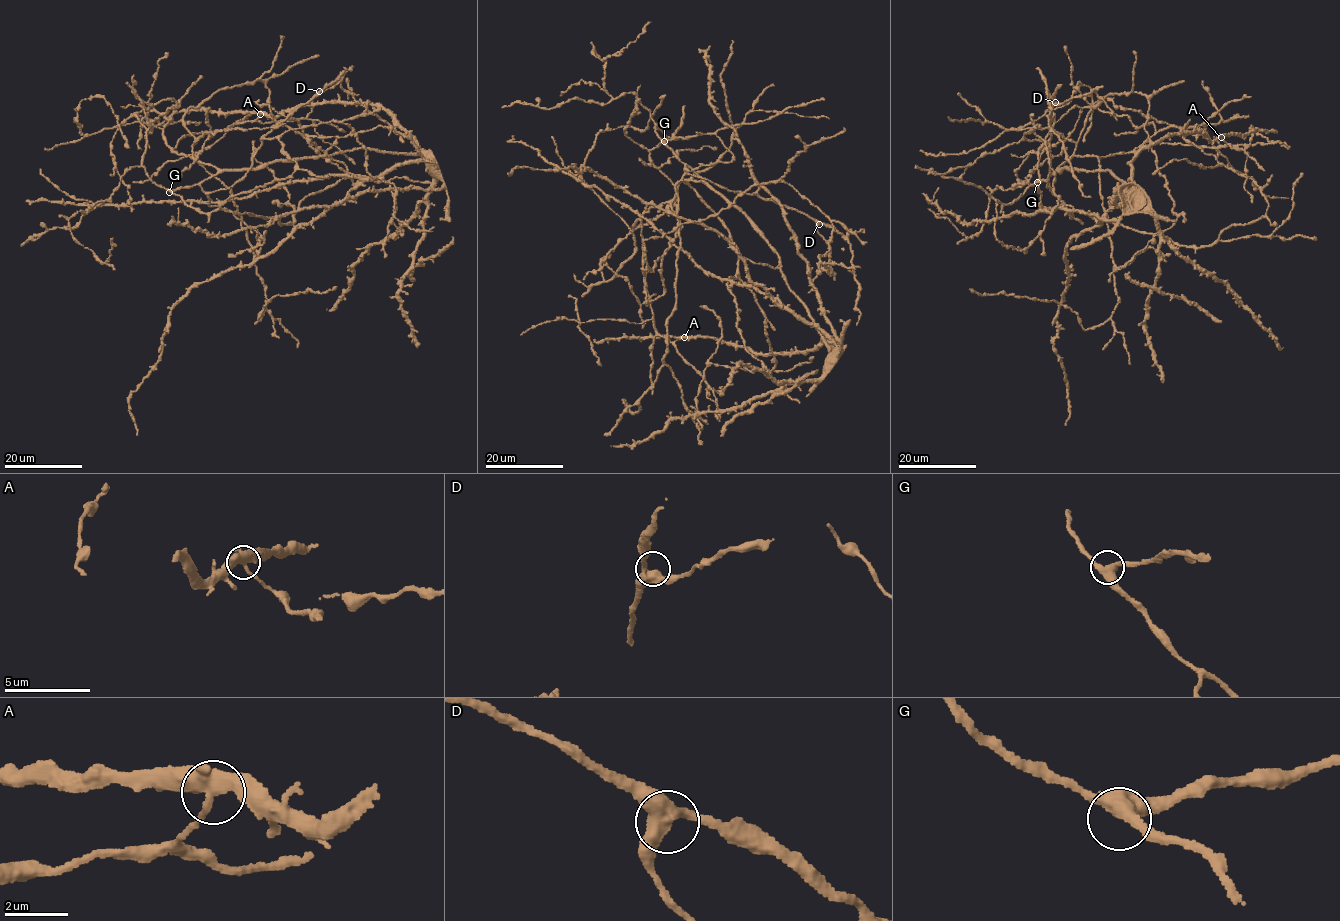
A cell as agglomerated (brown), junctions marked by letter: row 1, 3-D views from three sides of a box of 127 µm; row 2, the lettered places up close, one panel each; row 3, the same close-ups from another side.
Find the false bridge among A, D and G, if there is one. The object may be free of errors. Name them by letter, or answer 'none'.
none

